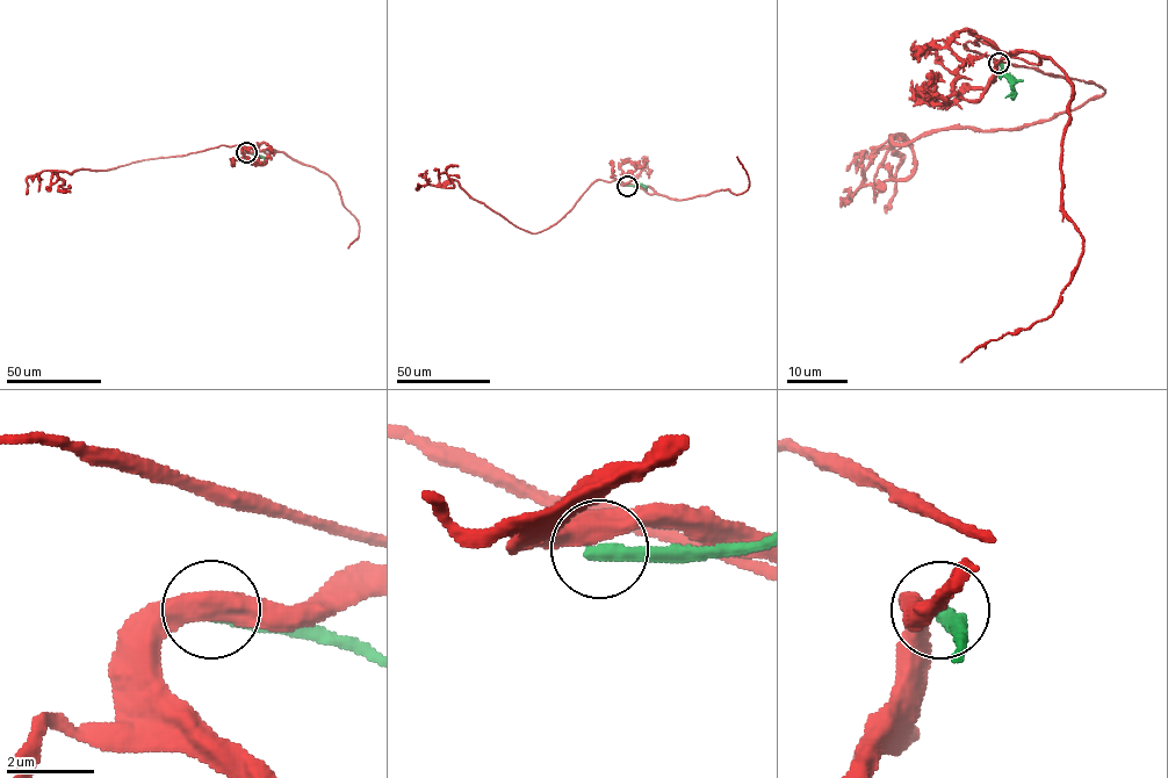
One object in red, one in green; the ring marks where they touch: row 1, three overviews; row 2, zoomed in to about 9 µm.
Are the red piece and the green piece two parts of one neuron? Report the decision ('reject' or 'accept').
reject

